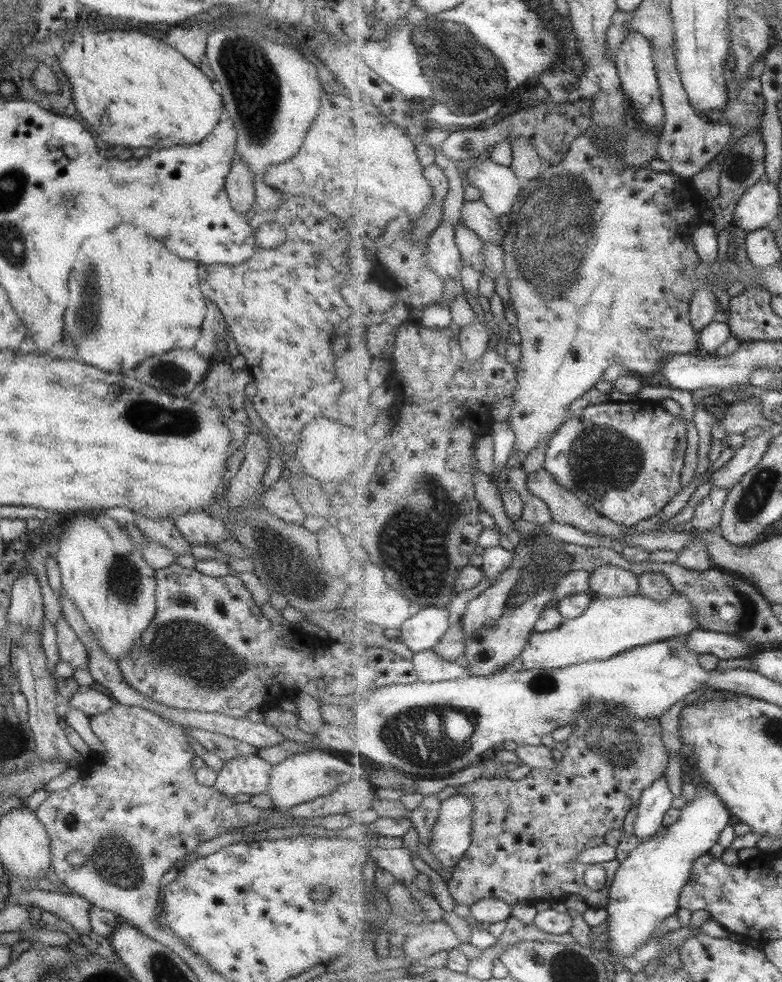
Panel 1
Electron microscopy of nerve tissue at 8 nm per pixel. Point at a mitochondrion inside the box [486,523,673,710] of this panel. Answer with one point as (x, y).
(530, 574)

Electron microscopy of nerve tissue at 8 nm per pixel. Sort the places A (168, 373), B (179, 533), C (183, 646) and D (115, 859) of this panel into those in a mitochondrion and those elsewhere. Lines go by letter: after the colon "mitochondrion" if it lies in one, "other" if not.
A: mitochondrion
B: other
C: mitochondrion
D: mitochondrion

